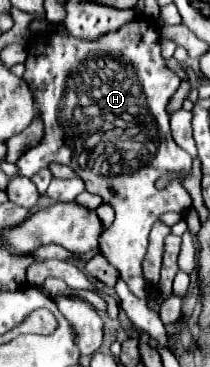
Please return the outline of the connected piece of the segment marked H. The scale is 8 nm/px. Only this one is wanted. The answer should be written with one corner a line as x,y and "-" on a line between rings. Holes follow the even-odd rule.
140,16
140,20
136,18
132,24
124,24
124,28
108,32
108,36
100,36
96,40
80,40
70,34
46,32
36,36
36,44
28,46
24,66
24,80
30,88
34,88
46,134
36,148
24,152
16,162
20,168
18,174
30,178
50,162
60,162
70,166
84,180
88,192
98,194
106,204
110,204
116,212
116,220
100,236
100,252
120,272
136,298
148,298
148,284
140,266
148,246
148,232
164,212
182,214
192,206
192,198
182,186
182,176
190,172
192,158
172,140
168,124
170,116
166,114
166,104
180,88
180,78
160,56
158,24
154,26
154,20
-
162,176
170,176
174,180
170,180
164,190
158,190
156,180
-
110,188
116,190
114,196

